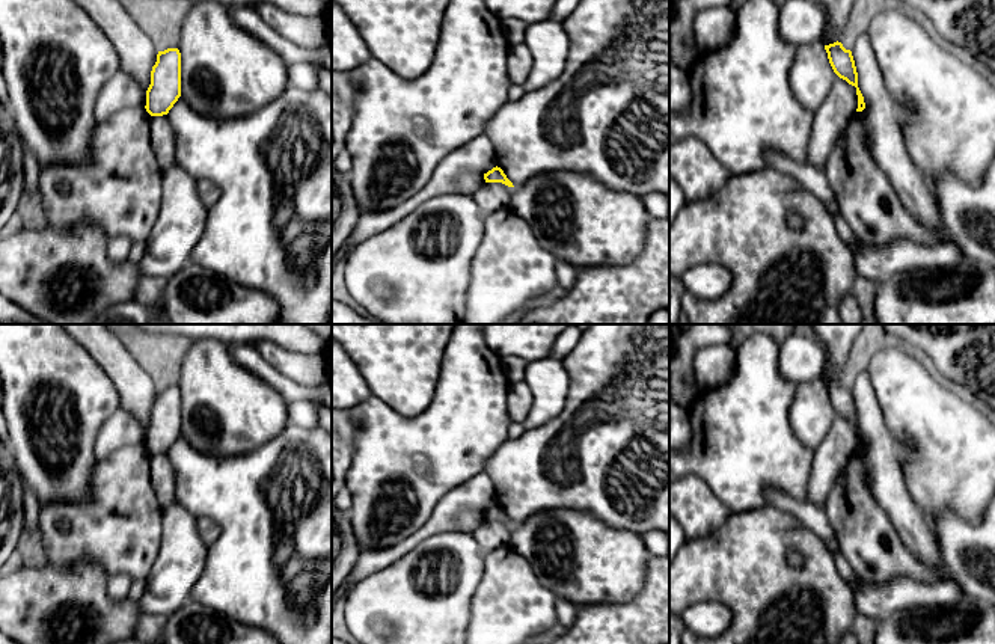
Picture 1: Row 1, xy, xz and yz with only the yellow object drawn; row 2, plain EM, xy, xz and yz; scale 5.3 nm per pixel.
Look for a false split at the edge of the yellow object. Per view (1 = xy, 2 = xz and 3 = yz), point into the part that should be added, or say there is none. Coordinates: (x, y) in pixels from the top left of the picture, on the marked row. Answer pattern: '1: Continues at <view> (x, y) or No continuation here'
1: No continuation here
2: No continuation here
3: No continuation here

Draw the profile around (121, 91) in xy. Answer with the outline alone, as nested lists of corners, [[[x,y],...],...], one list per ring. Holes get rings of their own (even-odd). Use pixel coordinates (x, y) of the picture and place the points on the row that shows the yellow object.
[[[125,71],[113,74],[98,92],[93,113],[98,121],[124,109],[146,106],[146,94]]]

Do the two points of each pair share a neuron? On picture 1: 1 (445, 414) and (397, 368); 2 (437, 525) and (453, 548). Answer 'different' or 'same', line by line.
1: different
2: different

